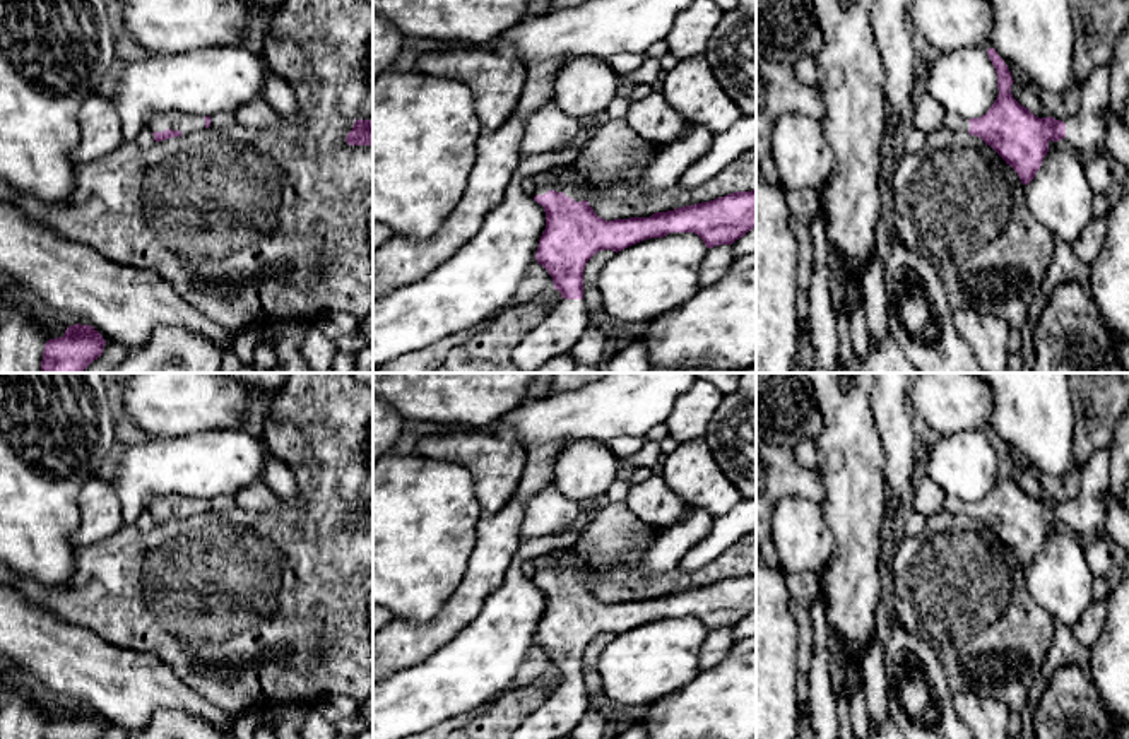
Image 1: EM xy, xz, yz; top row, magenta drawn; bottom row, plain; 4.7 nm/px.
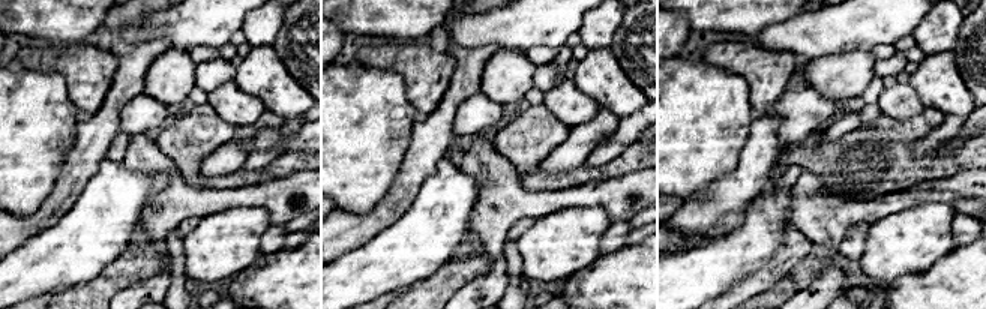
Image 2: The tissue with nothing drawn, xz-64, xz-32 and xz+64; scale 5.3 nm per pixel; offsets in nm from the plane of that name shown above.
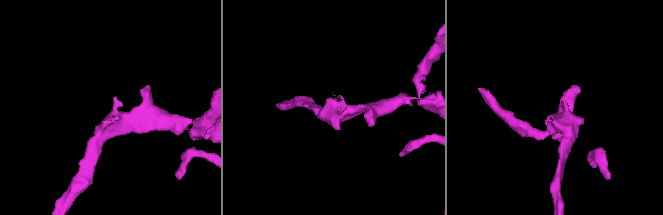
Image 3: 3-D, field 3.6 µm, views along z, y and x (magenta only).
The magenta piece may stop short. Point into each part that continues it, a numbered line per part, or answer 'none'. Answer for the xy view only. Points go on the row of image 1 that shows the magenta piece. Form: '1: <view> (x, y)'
1: xy (173, 120)

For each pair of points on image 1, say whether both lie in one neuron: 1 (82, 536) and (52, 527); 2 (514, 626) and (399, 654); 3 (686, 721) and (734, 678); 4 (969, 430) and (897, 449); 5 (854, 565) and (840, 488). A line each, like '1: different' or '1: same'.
1: different
2: different
3: same
4: different
5: same

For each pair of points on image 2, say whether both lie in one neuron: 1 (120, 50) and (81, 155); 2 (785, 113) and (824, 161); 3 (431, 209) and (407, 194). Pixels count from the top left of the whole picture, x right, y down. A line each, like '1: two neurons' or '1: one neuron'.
1: one neuron
2: two neurons
3: two neurons

